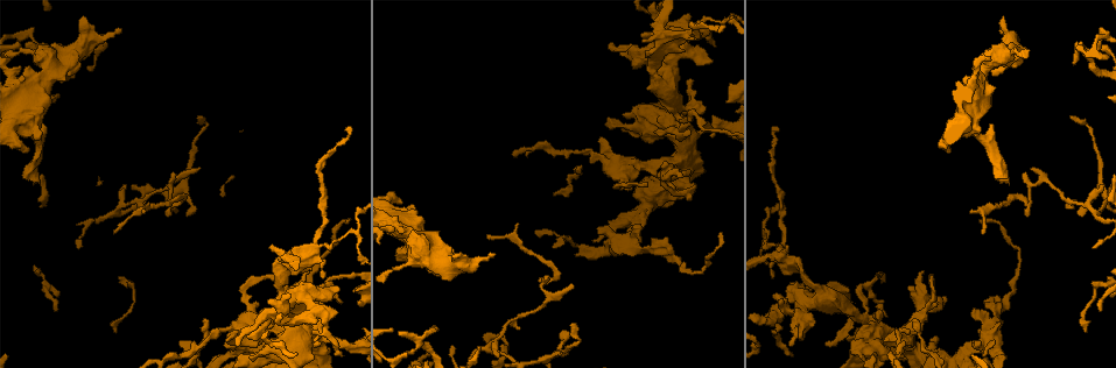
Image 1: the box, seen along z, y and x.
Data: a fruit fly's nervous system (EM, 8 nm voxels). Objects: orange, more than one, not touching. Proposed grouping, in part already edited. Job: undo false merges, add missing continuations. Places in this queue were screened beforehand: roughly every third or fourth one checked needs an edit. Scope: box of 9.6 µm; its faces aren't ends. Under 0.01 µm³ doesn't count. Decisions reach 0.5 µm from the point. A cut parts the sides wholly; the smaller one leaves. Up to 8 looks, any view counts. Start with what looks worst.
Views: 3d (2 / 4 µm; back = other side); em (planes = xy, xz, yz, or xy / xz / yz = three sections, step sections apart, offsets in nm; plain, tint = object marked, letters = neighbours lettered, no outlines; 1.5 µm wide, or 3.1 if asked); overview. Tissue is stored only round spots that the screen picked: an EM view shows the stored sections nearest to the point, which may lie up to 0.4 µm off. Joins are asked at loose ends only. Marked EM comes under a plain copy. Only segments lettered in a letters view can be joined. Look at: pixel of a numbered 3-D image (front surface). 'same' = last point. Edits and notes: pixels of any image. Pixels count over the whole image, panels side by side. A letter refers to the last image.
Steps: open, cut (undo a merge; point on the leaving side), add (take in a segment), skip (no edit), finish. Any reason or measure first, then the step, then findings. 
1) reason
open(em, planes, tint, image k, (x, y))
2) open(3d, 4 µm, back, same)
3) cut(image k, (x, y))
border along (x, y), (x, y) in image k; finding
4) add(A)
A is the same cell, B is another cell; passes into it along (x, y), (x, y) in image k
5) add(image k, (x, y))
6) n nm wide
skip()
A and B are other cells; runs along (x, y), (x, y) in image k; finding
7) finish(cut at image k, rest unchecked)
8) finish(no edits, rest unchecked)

an open end
open(em, xz, step 4, tint, image 1, (120, 29))

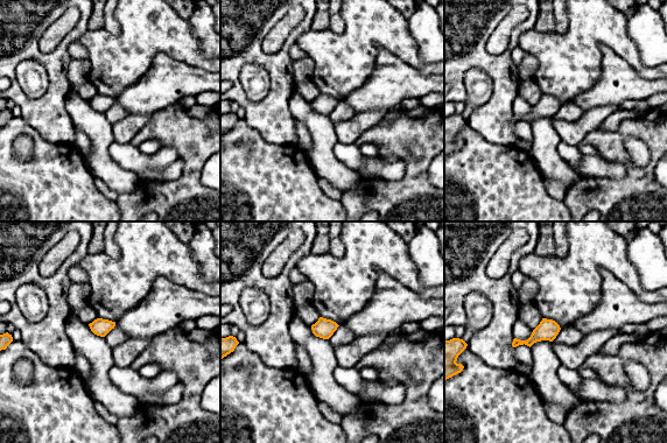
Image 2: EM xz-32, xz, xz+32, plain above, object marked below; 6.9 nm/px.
another direction
open(em, planes, tint, same)

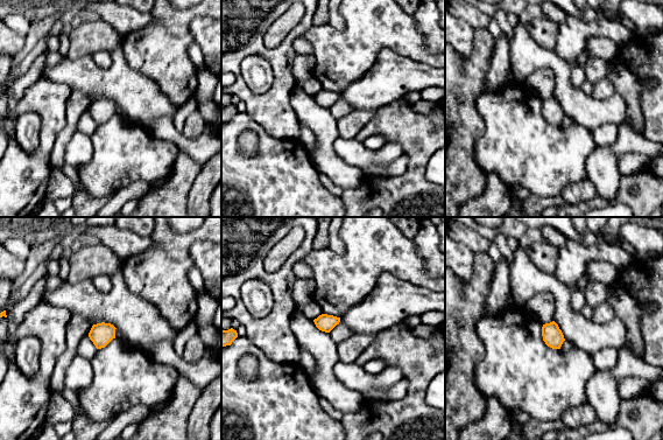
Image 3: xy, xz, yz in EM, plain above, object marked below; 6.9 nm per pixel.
what lies round it
open(em, planes, letters, same)

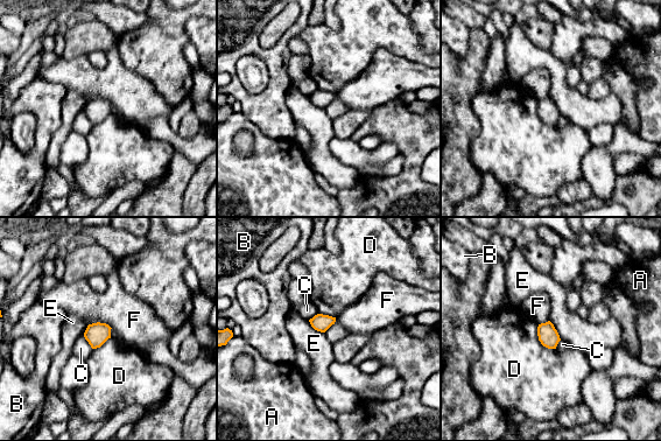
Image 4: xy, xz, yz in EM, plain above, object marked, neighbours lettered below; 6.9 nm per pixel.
D touches over 220 nm
skip()
A, B, C, D, E and F are other cells; border along (89, 323), (105, 322), (112, 328) in image 4; none of them fits

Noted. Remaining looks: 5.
branch stops here
open(3d, 2 µm, image 1, (308, 271))

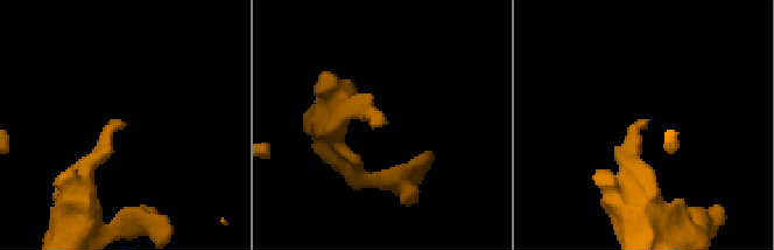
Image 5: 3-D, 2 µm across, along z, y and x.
need the tissue
open(em, planes, letters, image 5, (377, 123))

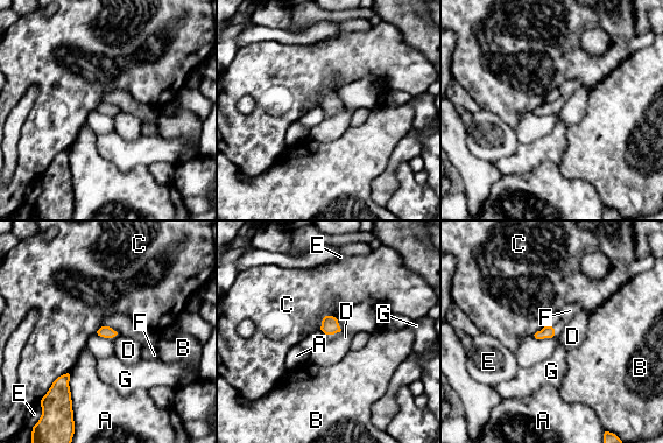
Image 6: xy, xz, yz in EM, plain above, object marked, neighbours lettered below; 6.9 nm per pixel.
A touches over 240 nm
add(F)
F is the same cell, A, B, C, D, E and G are other cells; it goes on there

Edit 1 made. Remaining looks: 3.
an open end
open(em, xy, step 4, letters, image 1, (37, 182))

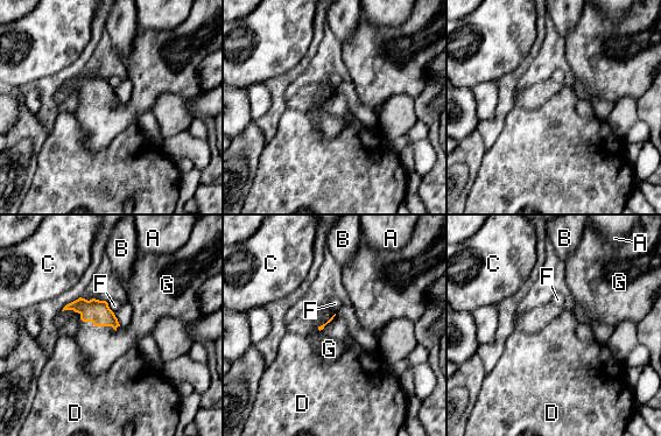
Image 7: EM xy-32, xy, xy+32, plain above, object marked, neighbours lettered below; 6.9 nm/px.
add(G)
G is the same cell, A, B, C, D and F are other cells; it goes on there

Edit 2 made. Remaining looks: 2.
finish(add at image 6, add at image 7, rest unchecked)

